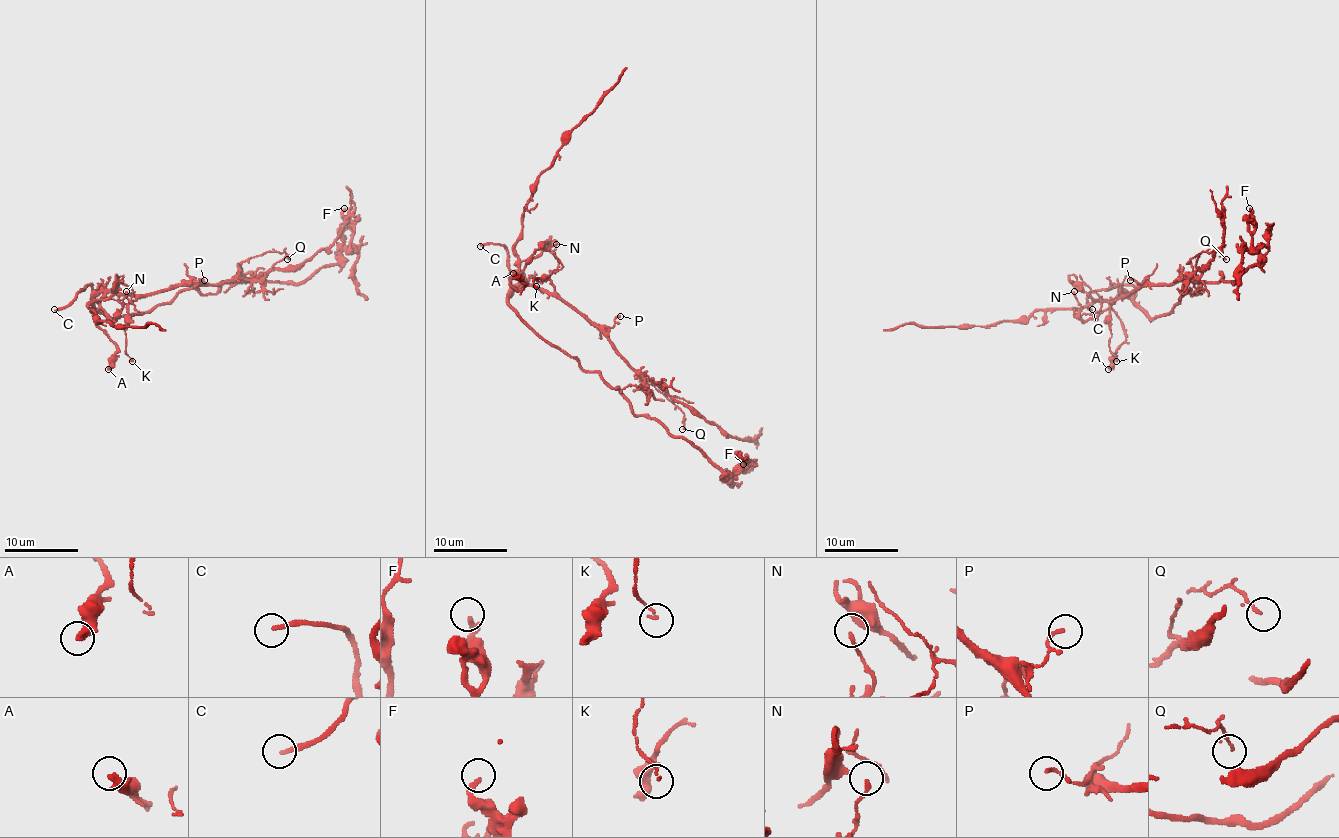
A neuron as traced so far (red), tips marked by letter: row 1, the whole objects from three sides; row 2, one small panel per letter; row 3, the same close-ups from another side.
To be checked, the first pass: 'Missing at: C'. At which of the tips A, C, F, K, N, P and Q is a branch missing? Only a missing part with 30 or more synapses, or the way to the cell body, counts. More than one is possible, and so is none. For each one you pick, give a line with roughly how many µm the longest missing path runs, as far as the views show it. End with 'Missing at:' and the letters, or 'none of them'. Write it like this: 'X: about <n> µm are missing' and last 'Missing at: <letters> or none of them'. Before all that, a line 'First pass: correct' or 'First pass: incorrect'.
First pass: correct
C: about 30 µm are missing
Missing at: C

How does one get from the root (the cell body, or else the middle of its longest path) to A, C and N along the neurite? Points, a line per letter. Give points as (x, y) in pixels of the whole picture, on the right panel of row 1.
A: (1163, 315), (1148, 317), (1128, 296), (1119, 295), (1112, 309), (1126, 335), (1108, 369)
C: (1163, 315), (1148, 317), (1135, 300), (1135, 289), (1131, 285), (1092, 291), (1087, 302), (1092, 309)
N: (1163, 315), (1148, 317), (1121, 293), (1106, 309), (1084, 321), (1080, 317), (1080, 304), (1074, 291)

